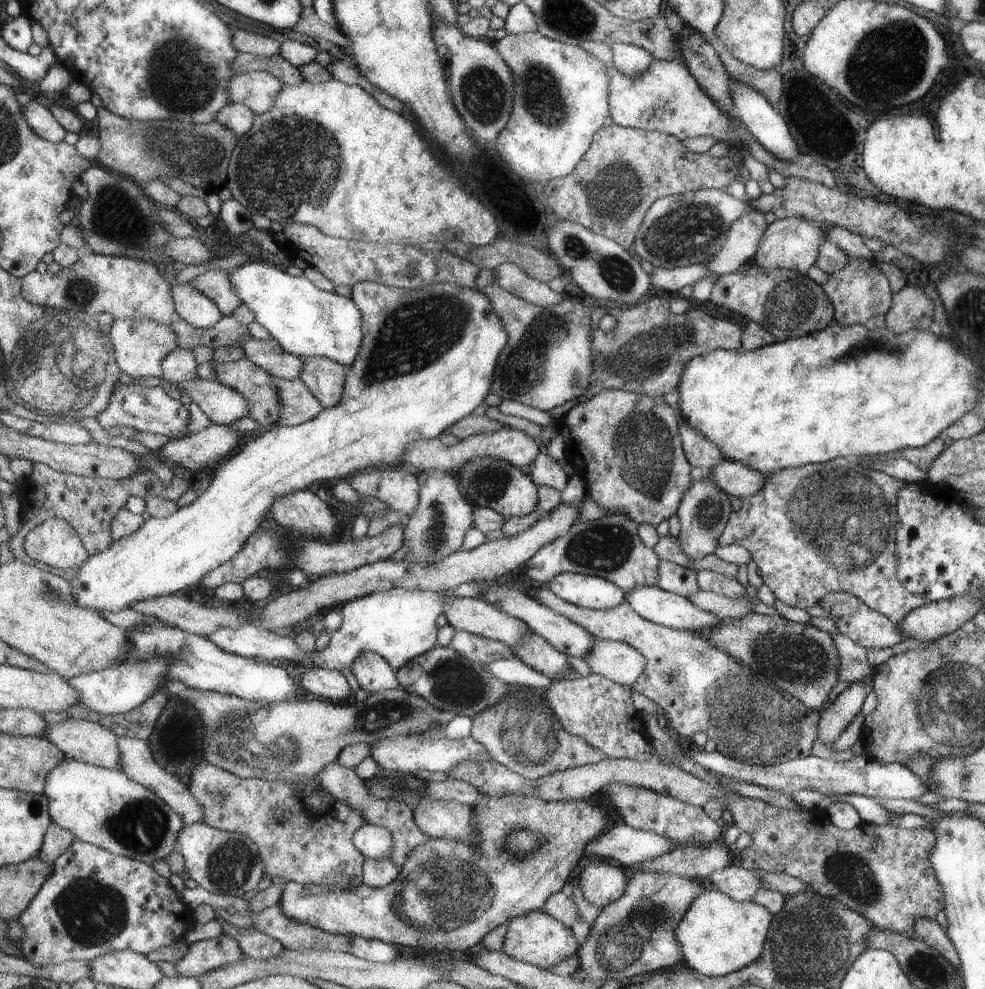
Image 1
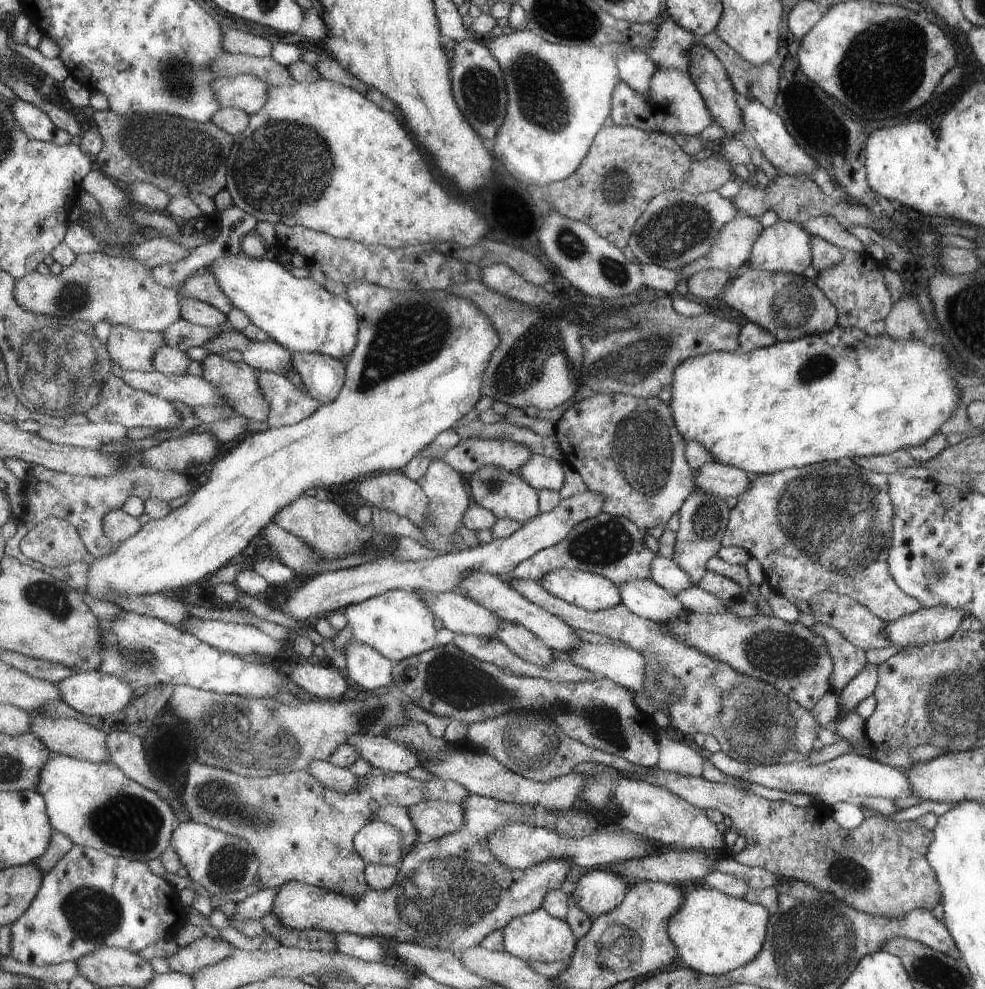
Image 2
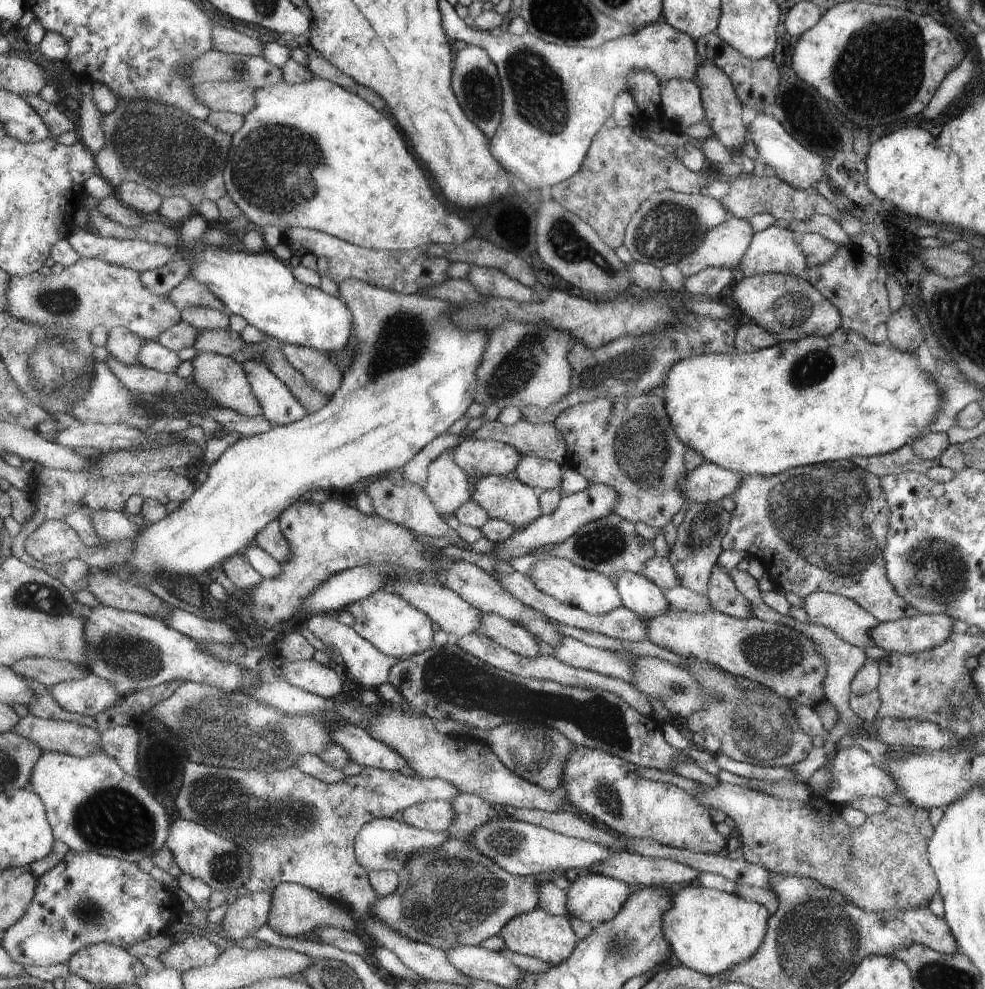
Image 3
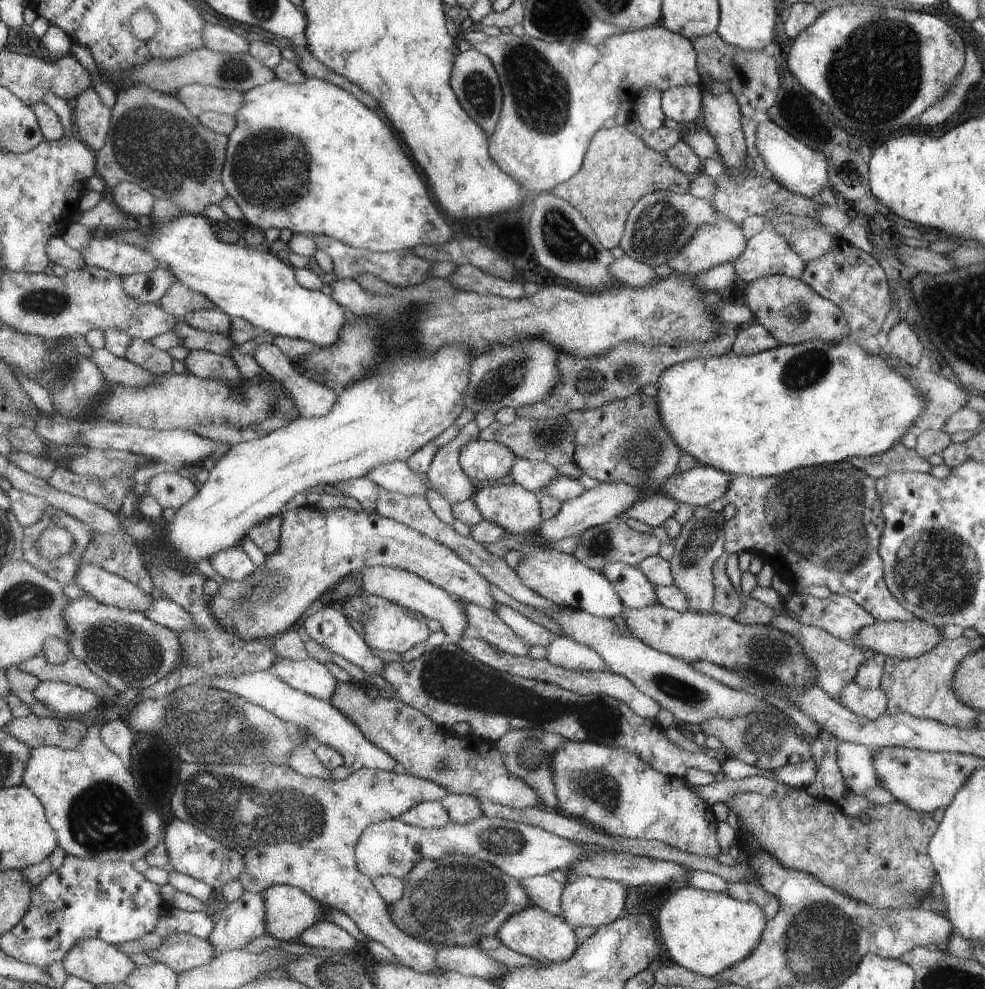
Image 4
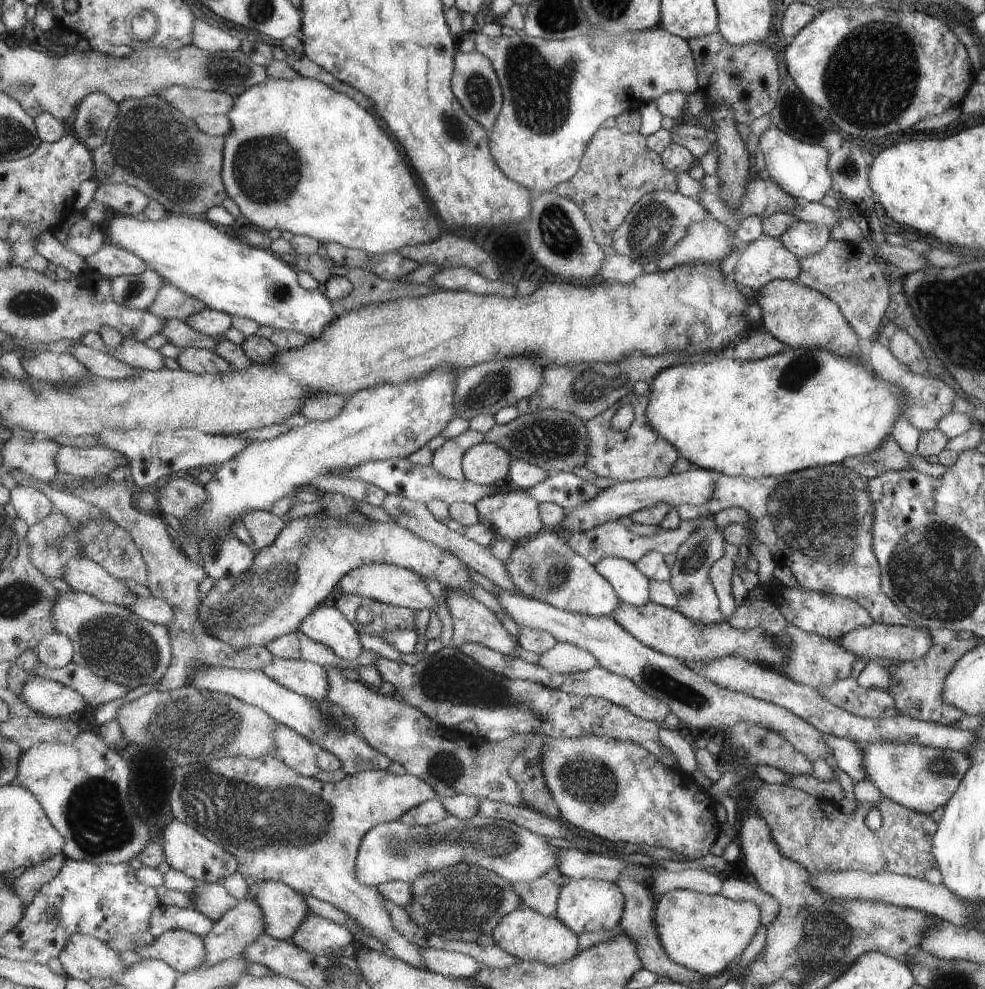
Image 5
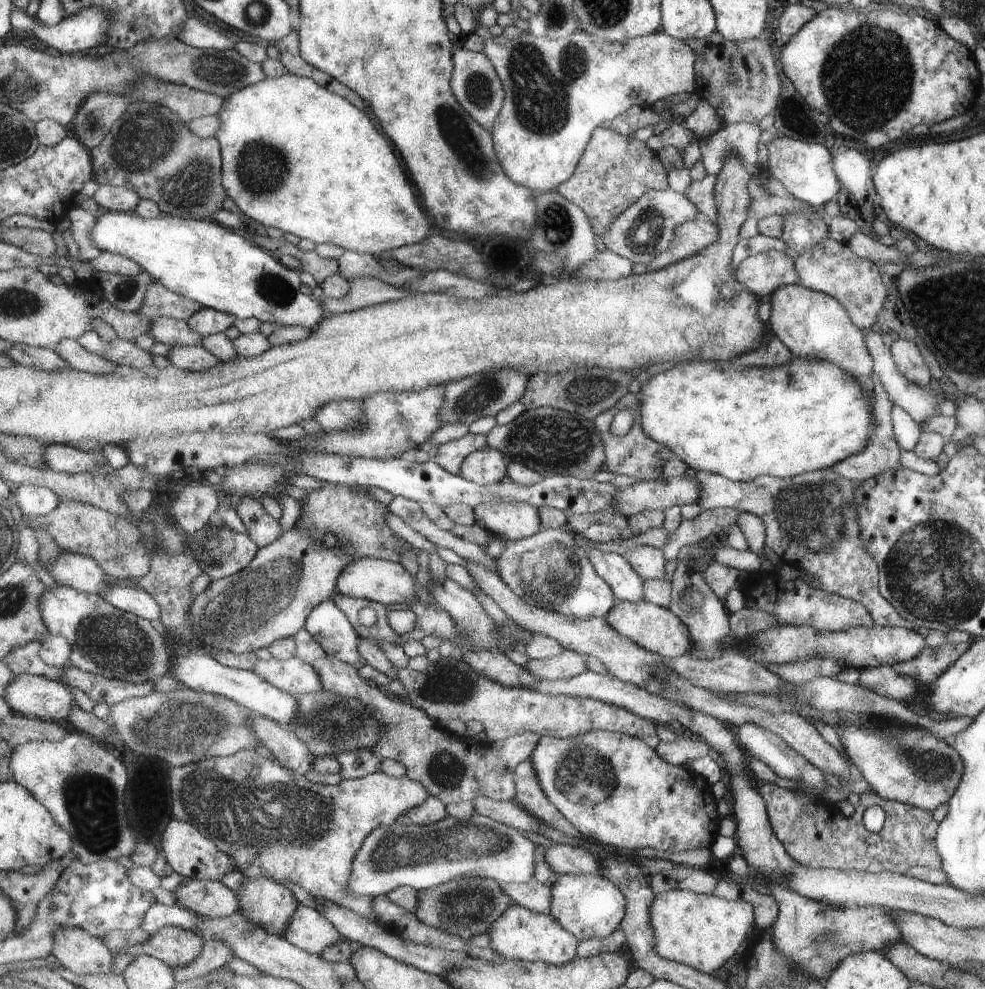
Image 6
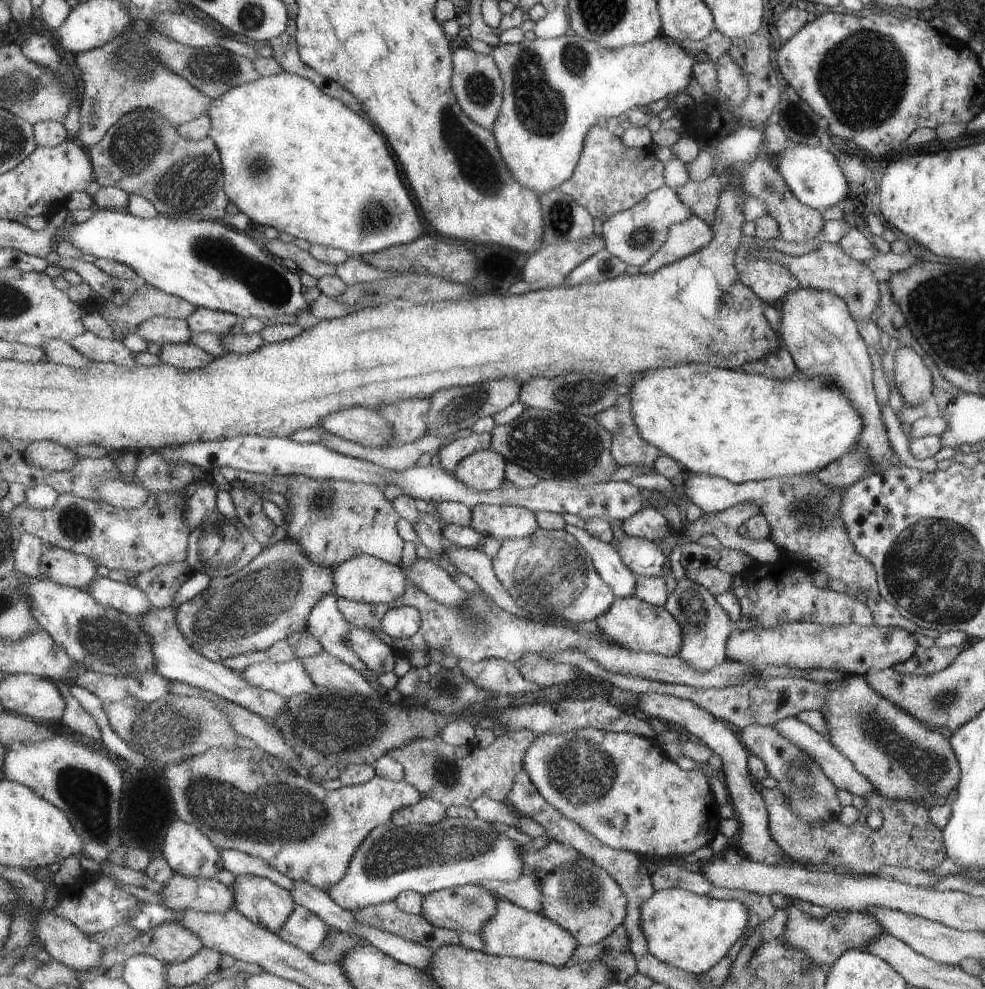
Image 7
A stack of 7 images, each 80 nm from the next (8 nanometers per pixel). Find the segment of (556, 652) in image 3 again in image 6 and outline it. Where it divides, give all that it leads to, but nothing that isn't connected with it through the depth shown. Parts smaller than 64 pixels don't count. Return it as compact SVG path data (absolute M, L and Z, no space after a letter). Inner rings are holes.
M563 649L559 656L550 659L529 659L522 667L533 676L548 681L568 679L586 670L581 654L569 649Z

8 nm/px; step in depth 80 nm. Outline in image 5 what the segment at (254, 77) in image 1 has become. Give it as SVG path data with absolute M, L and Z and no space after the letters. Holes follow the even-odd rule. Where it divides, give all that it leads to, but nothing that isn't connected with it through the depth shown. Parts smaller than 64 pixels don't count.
M185 85L167 87L155 95L169 101L192 119L203 115L226 115L237 98L223 91L204 91Z

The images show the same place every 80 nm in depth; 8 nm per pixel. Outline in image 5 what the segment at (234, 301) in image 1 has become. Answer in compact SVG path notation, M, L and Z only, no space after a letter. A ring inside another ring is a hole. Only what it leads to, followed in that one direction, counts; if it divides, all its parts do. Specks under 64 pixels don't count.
M165 283L158 290L155 300L146 308L164 319L181 319L186 321L192 314L209 307L202 300L188 295L179 287Z

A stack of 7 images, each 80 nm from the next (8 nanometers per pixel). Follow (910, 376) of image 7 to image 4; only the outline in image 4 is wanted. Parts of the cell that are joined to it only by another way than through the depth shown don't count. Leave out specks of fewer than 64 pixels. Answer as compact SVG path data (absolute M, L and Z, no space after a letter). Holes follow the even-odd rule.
M901 321L894 324L886 334L886 349L892 357L906 362L915 367L921 358L921 342L916 332L909 326L908 322Z

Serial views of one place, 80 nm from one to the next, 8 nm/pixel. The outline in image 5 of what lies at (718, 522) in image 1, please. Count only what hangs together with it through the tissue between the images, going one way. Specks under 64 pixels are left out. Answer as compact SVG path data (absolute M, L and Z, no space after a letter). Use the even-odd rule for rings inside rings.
M712 516L705 517L700 521L700 526L679 545L675 561L670 568L668 582L677 594L677 604L673 610L703 627L717 625L725 620L715 588L708 577L708 570L713 562L724 556L724 541L723 532L715 526Z

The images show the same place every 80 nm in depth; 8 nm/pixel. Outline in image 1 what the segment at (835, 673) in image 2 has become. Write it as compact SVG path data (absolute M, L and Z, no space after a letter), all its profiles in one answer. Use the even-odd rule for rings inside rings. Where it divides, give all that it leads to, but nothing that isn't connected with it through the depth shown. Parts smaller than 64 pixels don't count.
M841 633L831 636L831 640L838 656L837 681L852 683L871 675L863 647L853 644Z

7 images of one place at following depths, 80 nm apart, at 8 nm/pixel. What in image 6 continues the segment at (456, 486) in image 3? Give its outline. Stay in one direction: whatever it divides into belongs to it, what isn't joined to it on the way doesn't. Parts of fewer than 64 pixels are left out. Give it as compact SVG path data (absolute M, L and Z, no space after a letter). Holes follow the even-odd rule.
M468 432L458 439L447 441L438 446L433 460L443 470L449 471L452 475L458 475L464 458L470 452L482 449L485 446L485 436Z

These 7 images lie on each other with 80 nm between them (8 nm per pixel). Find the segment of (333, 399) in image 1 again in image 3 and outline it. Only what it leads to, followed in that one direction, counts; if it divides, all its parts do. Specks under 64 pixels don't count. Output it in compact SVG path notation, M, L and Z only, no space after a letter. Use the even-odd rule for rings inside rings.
M283 343L281 350L289 362L320 391L333 396L340 389L344 372L326 352L295 343Z

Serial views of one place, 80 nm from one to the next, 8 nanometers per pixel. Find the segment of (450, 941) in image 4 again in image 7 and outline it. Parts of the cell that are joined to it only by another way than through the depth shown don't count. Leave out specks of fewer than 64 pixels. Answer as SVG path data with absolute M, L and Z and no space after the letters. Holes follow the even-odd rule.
M467 883L466 885L449 886L424 895L422 915L433 926L442 929L449 929L458 933L477 933L479 929L482 929L484 922L492 917L498 900L499 898L479 884Z

